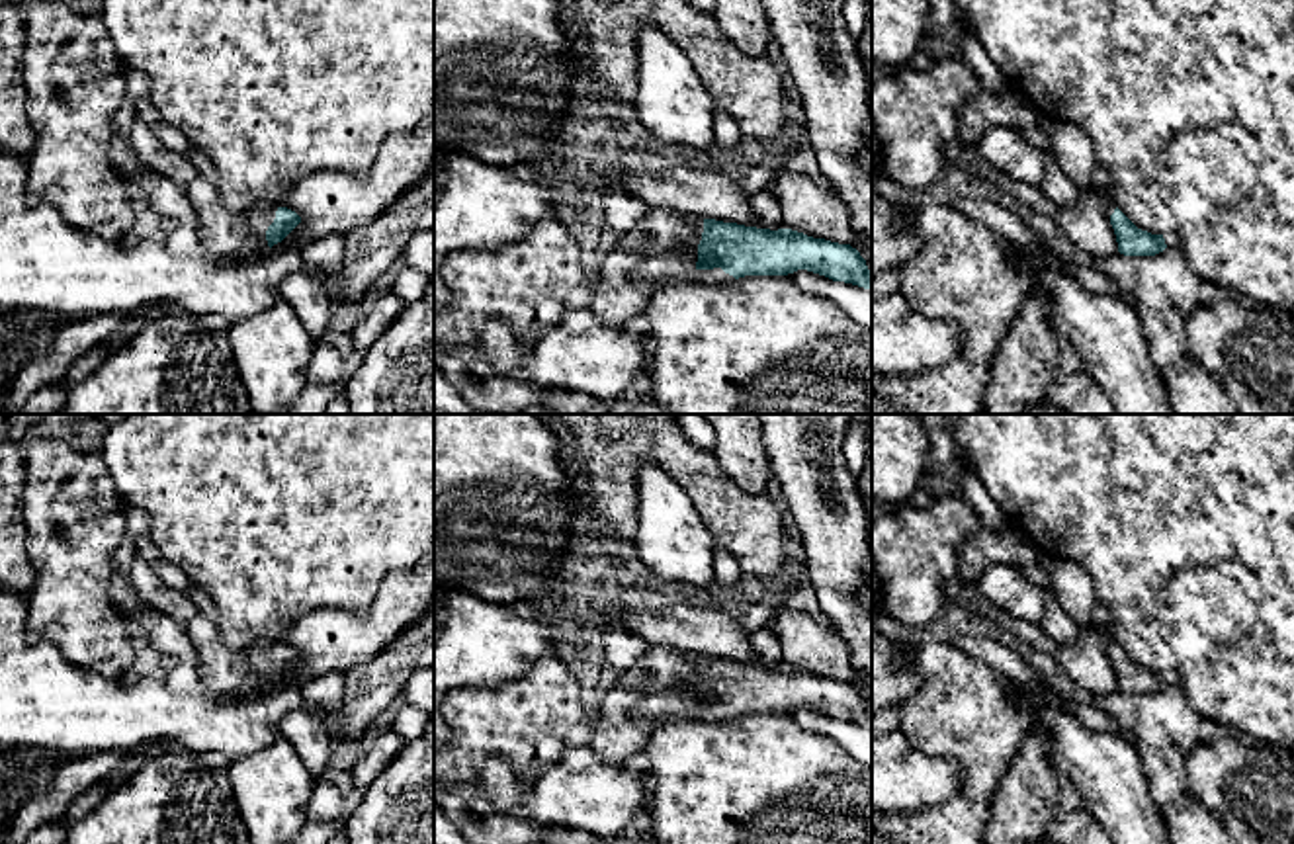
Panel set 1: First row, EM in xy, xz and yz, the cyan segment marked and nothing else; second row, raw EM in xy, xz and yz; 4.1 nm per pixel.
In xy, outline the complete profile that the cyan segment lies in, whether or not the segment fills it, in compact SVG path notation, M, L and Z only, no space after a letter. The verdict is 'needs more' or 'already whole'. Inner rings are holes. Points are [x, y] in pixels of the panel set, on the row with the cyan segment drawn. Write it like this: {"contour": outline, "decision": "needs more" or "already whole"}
{"contour": "M197 176L186 188L201 242L209 256L238 260L281 242L301 217L287 207L258 207L250 215L235 215L223 207L215 184Z", "decision": "needs more"}

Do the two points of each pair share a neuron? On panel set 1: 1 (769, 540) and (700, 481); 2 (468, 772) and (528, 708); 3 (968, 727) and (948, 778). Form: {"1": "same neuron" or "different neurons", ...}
{"1": "same neuron", "2": "same neuron", "3": "different neurons"}

